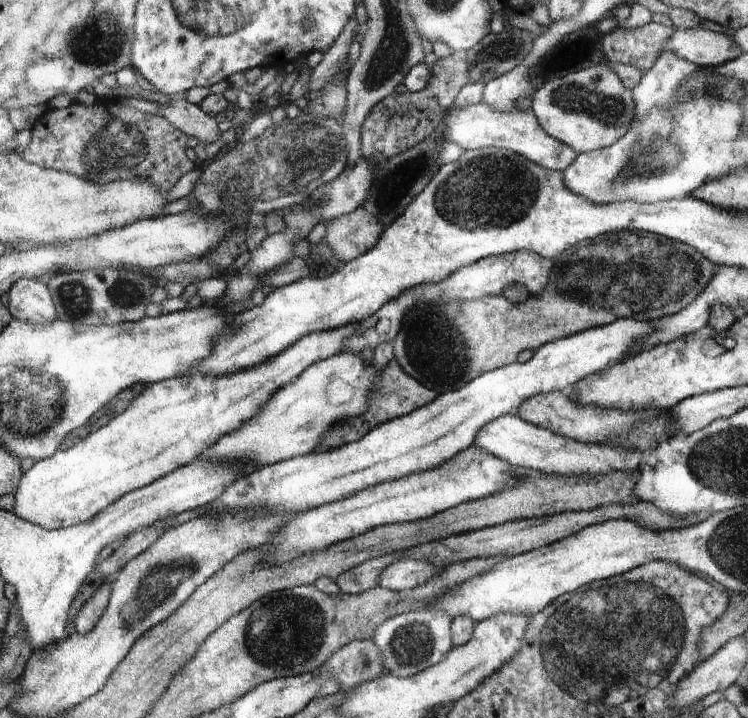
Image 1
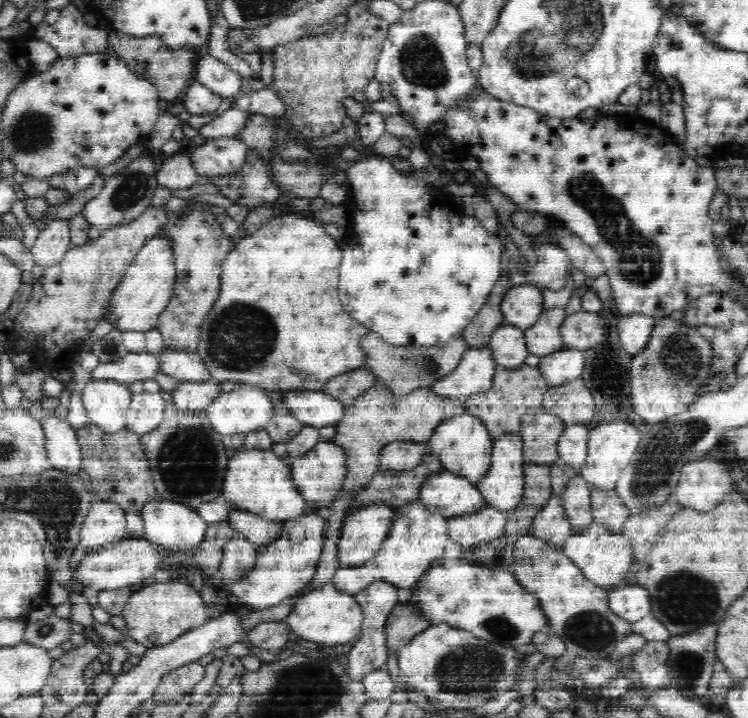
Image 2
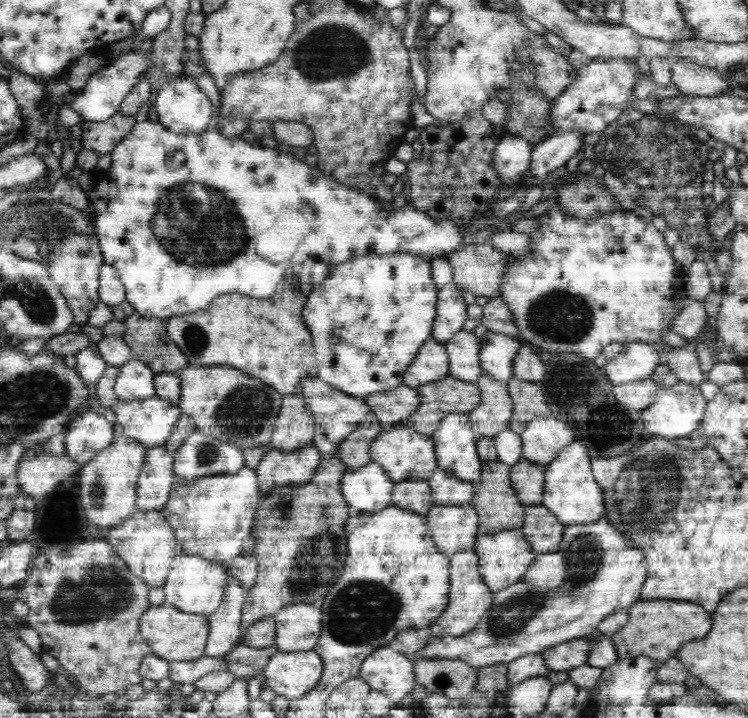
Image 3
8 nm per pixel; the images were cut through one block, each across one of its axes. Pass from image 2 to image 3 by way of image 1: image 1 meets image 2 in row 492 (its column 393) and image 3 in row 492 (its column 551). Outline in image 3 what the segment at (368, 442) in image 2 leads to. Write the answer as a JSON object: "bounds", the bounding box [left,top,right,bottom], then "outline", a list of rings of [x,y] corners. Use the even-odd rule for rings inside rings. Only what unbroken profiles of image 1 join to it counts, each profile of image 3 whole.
{"bounds":[240,455,352,632],"outline":[[[336,455],[322,456],[312,480],[304,484],[290,484],[290,487],[270,492],[264,500],[259,498],[254,532],[250,532],[250,536],[256,537],[254,555],[256,555],[258,575],[254,586],[248,589],[248,596],[242,608],[240,620],[242,632],[245,632],[250,624],[265,616],[276,614],[278,610],[290,604],[312,604],[316,600],[324,600],[330,588],[334,586],[334,582],[340,578],[348,552],[344,528],[352,510],[341,491],[341,480],[347,470],[347,466]]]}

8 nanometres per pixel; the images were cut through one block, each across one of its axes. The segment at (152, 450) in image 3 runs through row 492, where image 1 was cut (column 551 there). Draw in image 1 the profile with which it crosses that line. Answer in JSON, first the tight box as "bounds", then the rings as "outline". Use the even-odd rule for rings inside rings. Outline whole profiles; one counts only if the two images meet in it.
{"bounds":[442,101,578,173],"outline":[[[484,101],[462,108],[454,107],[453,104],[443,116],[442,124],[447,142],[455,142],[464,150],[484,147],[507,149],[523,155],[525,159],[531,160],[546,170],[563,173],[578,156],[567,143],[560,142],[543,129],[532,107],[526,110],[512,108],[503,111]]]}

